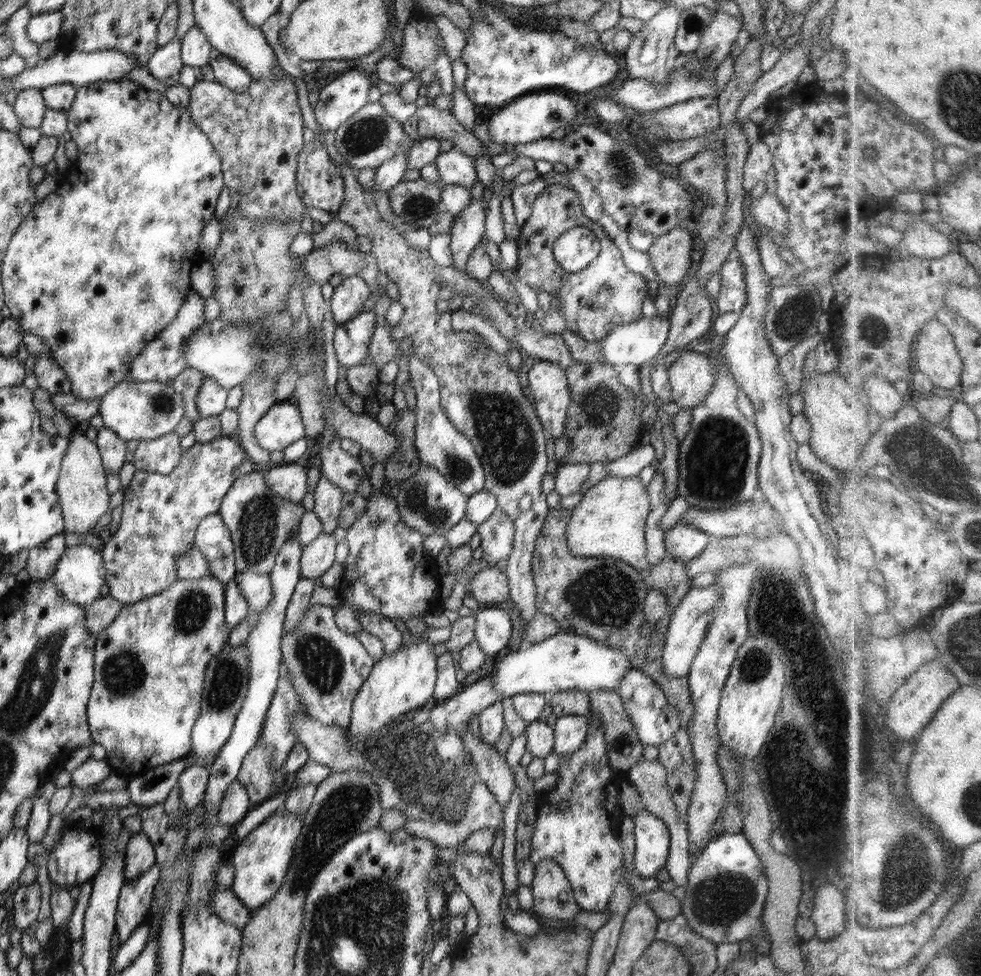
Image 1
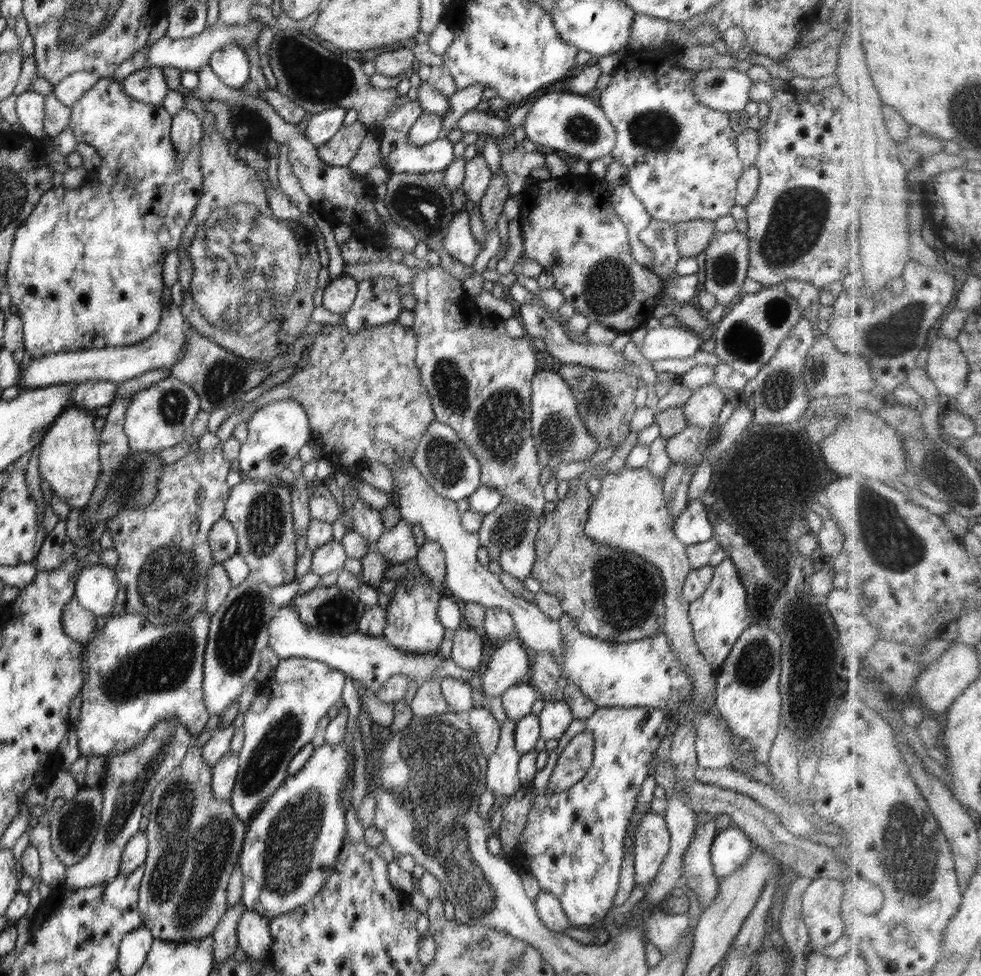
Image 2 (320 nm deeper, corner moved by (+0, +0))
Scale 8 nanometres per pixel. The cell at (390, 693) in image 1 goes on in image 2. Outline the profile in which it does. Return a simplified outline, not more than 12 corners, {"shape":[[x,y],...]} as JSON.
{"shape":[[400,578],[383,637],[411,653],[436,652],[445,628],[441,592]]}

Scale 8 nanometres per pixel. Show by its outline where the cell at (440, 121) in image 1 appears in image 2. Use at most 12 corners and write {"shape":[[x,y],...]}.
{"shape":[[275,28],[276,90],[312,115],[341,107],[378,133],[398,94],[362,61]]}

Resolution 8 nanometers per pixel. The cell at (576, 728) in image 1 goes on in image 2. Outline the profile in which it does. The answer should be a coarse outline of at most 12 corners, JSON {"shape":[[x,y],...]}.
{"shape":[[545,701],[542,740],[558,740],[574,720],[566,701]]}

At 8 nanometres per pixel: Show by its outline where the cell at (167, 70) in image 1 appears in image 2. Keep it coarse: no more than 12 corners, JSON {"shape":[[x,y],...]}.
{"shape":[[146,66],[123,78],[132,100],[162,105],[169,86],[161,68]]}

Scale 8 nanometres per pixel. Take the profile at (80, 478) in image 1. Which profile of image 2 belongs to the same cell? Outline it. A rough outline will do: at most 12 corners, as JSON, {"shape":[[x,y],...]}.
{"shape":[[67,406],[41,440],[40,477],[70,509],[100,477],[100,433]]}

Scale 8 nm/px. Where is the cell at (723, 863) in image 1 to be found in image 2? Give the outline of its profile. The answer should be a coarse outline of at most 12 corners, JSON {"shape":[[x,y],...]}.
{"shape":[[732,825],[711,844],[716,878],[730,876],[751,855],[754,843]]}

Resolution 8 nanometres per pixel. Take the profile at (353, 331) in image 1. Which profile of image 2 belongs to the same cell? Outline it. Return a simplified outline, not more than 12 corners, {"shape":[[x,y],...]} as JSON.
{"shape":[[361,280],[342,317],[350,332],[398,321],[399,282]]}

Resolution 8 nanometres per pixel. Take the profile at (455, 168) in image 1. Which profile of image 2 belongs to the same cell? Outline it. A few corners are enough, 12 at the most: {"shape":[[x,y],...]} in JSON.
{"shape":[[398,95],[377,133],[392,173],[445,171],[454,158],[446,136],[418,145],[409,130],[424,114]]}

